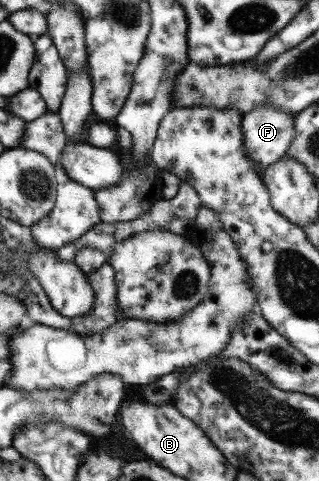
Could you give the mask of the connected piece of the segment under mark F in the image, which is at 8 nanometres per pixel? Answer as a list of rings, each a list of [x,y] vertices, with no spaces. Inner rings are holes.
[[[262,103],[242,114],[240,128],[246,156],[259,172],[275,163],[291,145],[293,113]]]

